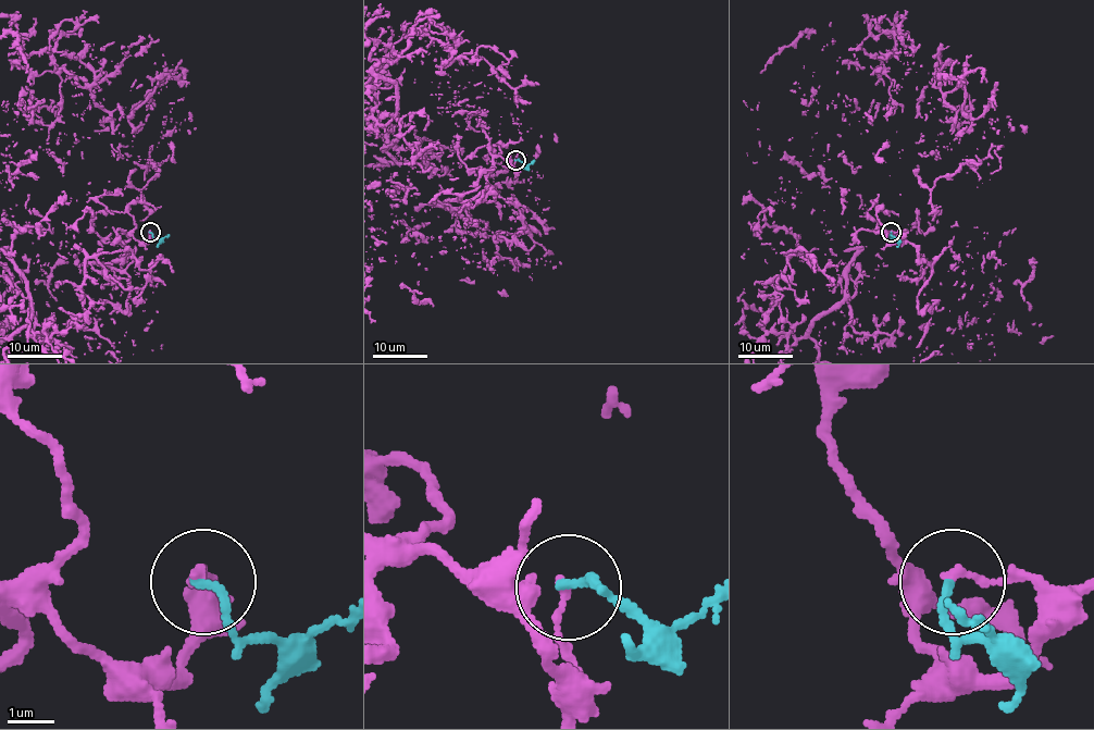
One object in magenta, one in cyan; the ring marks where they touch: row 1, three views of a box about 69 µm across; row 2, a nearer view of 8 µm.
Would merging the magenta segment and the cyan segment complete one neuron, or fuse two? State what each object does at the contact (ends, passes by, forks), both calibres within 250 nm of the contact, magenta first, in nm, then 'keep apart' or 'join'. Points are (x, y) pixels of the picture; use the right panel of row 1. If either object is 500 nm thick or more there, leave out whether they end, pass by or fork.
magenta ends; cyan ends; calibres 180 and 190 nm; keep apart

